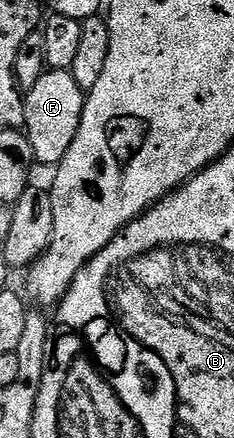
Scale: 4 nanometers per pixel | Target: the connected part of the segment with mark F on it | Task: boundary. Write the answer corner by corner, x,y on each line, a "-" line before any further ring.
48,69
42,79
38,79
38,83
34,83
34,87
27,90
24,98
24,129
30,139
34,161
36,157
40,165
59,165
66,151
70,151
70,143
74,143
78,135
85,100
85,90
78,87
67,69

